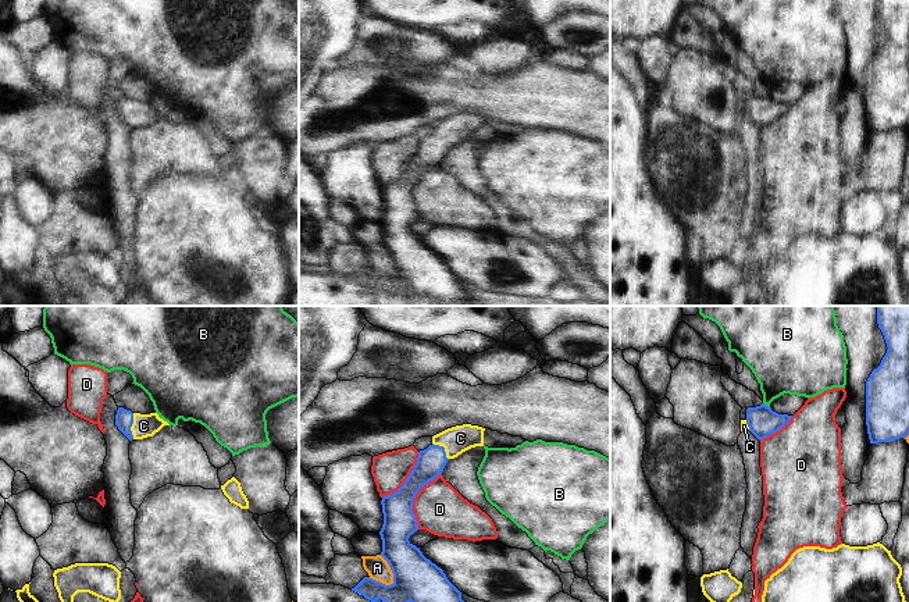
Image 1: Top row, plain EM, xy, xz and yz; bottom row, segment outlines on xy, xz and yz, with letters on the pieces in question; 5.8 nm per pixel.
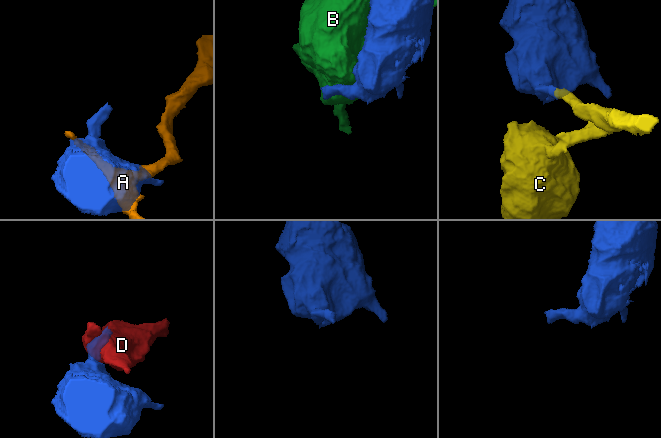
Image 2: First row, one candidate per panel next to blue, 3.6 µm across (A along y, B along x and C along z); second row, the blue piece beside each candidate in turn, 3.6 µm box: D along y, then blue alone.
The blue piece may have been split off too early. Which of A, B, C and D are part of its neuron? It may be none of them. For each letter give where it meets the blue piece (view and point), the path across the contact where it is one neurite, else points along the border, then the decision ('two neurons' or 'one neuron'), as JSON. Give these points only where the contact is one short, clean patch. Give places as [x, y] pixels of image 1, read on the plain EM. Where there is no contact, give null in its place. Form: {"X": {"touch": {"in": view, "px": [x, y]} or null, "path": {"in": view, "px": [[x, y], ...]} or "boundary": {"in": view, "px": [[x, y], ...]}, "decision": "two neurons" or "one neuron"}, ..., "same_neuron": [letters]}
{"A": {"touch": {"in": "xz", "px": [391, 257]}, "decision": "two neurons"}, "B": {"touch": {"in": "yz", "px": [765, 93]}, "decision": "two neurons"}, "C": {"touch": {"in": "xy", "px": [131, 114]}, "path": {"in": "xy", "px": [[124, 107], [131, 114], [143, 114]]}, "decision": "one neuron"}, "D": {"touch": {"in": "xz", "px": [413, 186]}, "decision": "two neurons"}, "same_neuron": ["C"]}

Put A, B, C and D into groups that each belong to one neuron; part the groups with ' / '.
A / B / C / D

